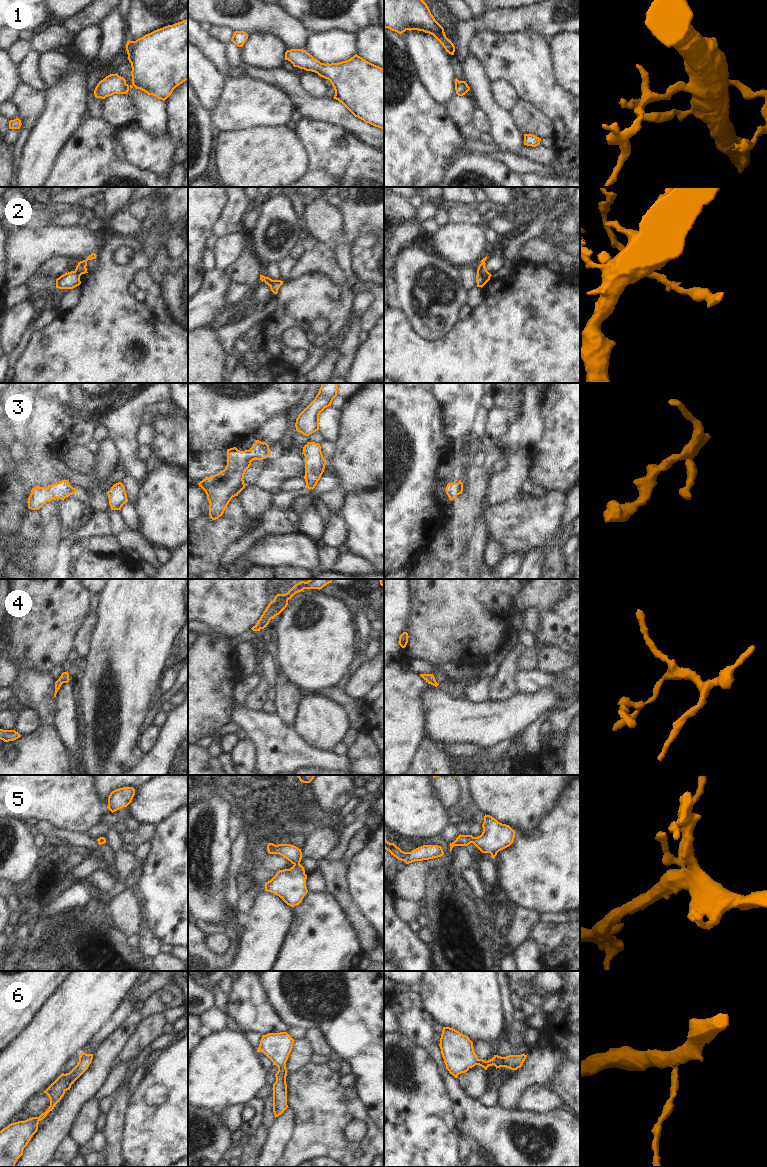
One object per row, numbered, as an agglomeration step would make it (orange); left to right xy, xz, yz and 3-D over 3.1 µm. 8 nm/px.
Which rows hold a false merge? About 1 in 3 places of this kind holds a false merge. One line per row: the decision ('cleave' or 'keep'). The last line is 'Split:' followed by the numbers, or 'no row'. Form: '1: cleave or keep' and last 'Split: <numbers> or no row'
1: keep
2: cleave
3: keep
4: keep
5: keep
6: keep
Split: 2

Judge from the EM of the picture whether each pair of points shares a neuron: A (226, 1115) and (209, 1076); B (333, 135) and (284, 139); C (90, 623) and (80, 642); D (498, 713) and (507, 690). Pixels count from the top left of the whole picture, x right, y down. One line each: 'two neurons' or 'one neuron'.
A: two neurons
B: two neurons
C: one neuron
D: two neurons

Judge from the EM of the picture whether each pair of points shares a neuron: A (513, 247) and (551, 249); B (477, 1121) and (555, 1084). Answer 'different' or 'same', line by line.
A: different
B: different

